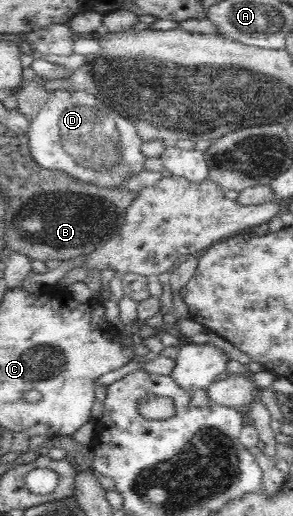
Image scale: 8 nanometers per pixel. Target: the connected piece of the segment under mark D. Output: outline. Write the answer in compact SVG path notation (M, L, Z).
M58 89L51 93L46 104L30 120L29 148L32 158L44 169L60 171L76 180L88 182L107 188L116 189L124 180L146 171L144 164L148 158L159 158L166 150L167 144L160 139L144 144L138 135L136 126L117 111L103 105L97 98L86 92L72 92Z

